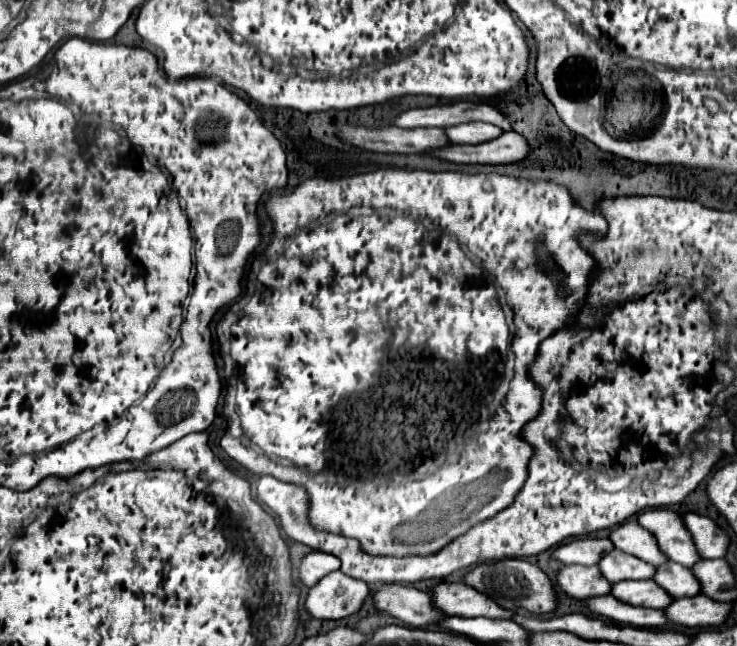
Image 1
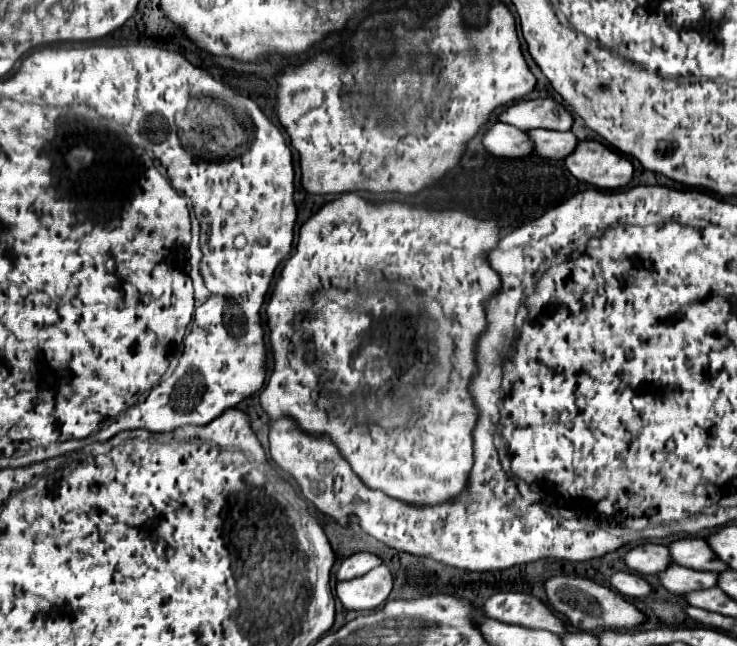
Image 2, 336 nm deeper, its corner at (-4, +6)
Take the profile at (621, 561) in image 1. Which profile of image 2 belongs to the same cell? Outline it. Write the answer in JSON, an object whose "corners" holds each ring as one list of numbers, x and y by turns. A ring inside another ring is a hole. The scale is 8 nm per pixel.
{"corners":[[673,562,663,572,659,572,657,578,659,578,659,584,667,592,673,592,673,594,711,588,717,582,717,574,713,572,699,572,699,570,691,570]]}

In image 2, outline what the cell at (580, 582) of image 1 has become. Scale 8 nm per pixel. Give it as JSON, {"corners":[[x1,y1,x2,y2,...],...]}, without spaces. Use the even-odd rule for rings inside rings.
{"corners":[[615,572,609,578,609,584,613,590,629,598,643,598,645,594,651,592,651,586,635,572]]}

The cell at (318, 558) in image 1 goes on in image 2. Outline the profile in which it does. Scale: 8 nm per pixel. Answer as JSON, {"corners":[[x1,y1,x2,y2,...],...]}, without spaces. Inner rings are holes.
{"corners":[[357,552,357,554,345,558,339,564,339,568,337,568,337,580,351,580,351,578,363,576,363,574,367,574,371,568,375,568,379,564,381,564,381,560,375,554]]}

